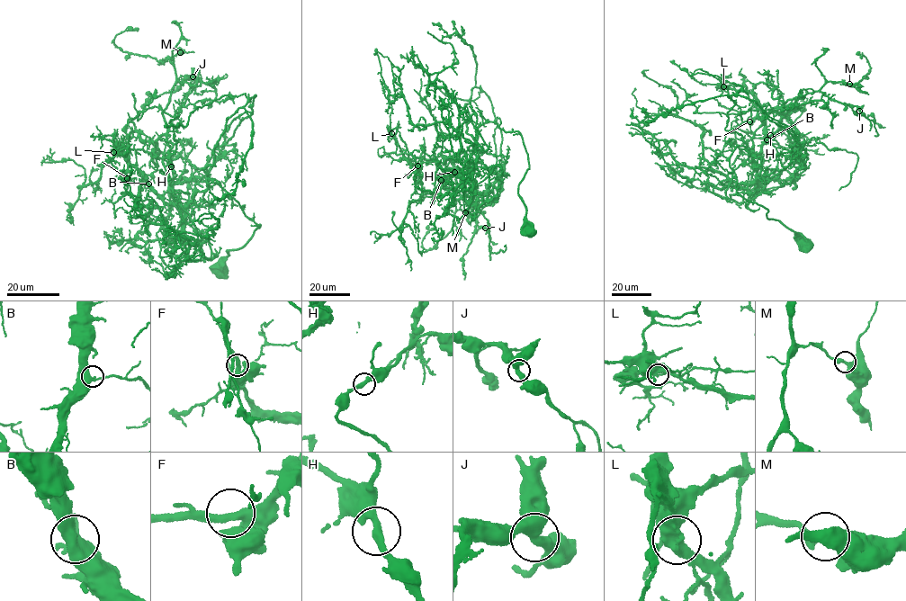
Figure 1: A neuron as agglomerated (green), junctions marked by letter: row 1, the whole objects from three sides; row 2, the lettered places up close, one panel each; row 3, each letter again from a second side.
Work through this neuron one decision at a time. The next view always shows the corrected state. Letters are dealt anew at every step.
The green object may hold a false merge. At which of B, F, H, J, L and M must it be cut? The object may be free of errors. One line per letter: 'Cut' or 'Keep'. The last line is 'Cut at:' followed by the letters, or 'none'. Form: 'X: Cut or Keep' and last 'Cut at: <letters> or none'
B: Keep
F: Keep
H: Keep
J: Keep
L: Cut
M: Keep
Cut at: L

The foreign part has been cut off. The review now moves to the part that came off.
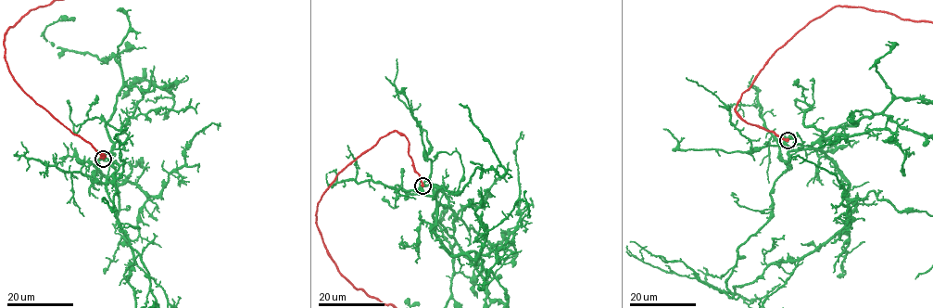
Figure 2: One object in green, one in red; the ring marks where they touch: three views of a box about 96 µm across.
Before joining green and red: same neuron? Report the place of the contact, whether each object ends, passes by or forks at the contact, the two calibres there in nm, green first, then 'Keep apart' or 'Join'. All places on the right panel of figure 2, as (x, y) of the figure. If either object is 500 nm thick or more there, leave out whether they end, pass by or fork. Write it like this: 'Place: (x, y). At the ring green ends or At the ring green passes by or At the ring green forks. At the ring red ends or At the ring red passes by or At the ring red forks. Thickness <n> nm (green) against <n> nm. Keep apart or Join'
Place: (788, 140). At the ring green ends. At the ring red ends. Thickness 240 nm (green) against 480 nm. Join

